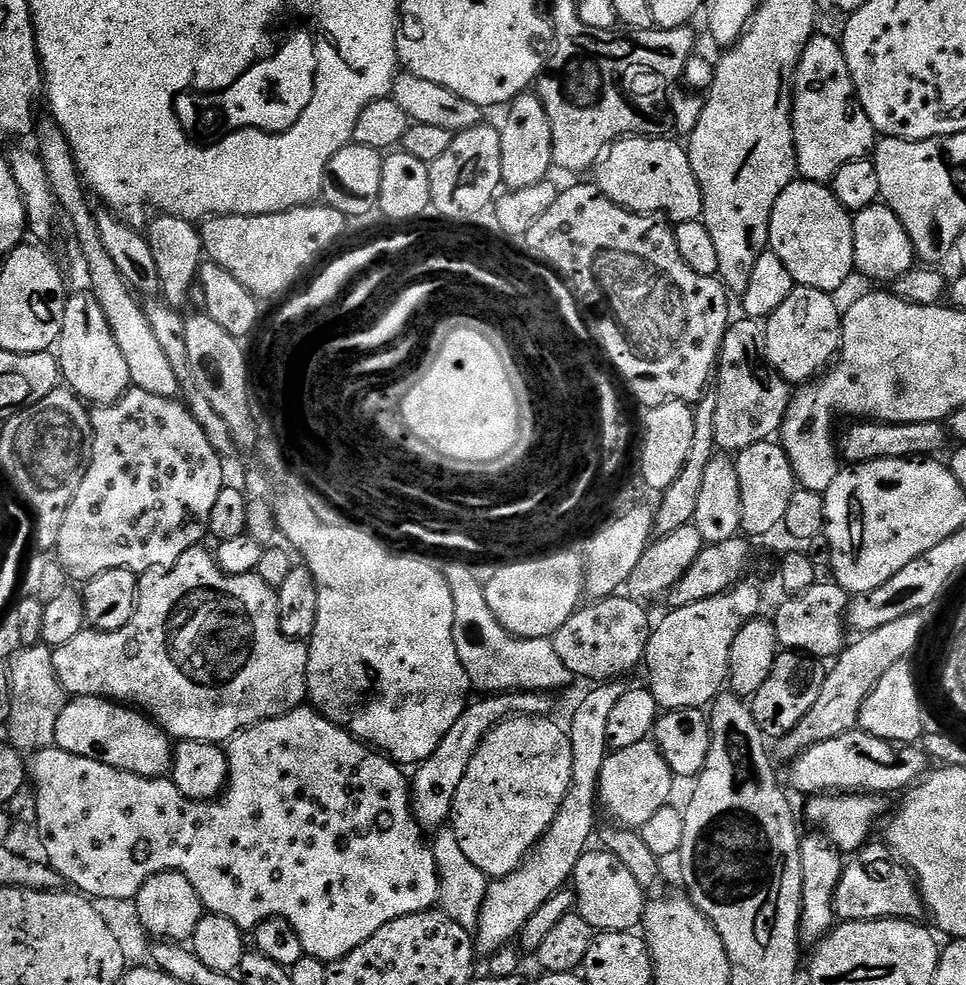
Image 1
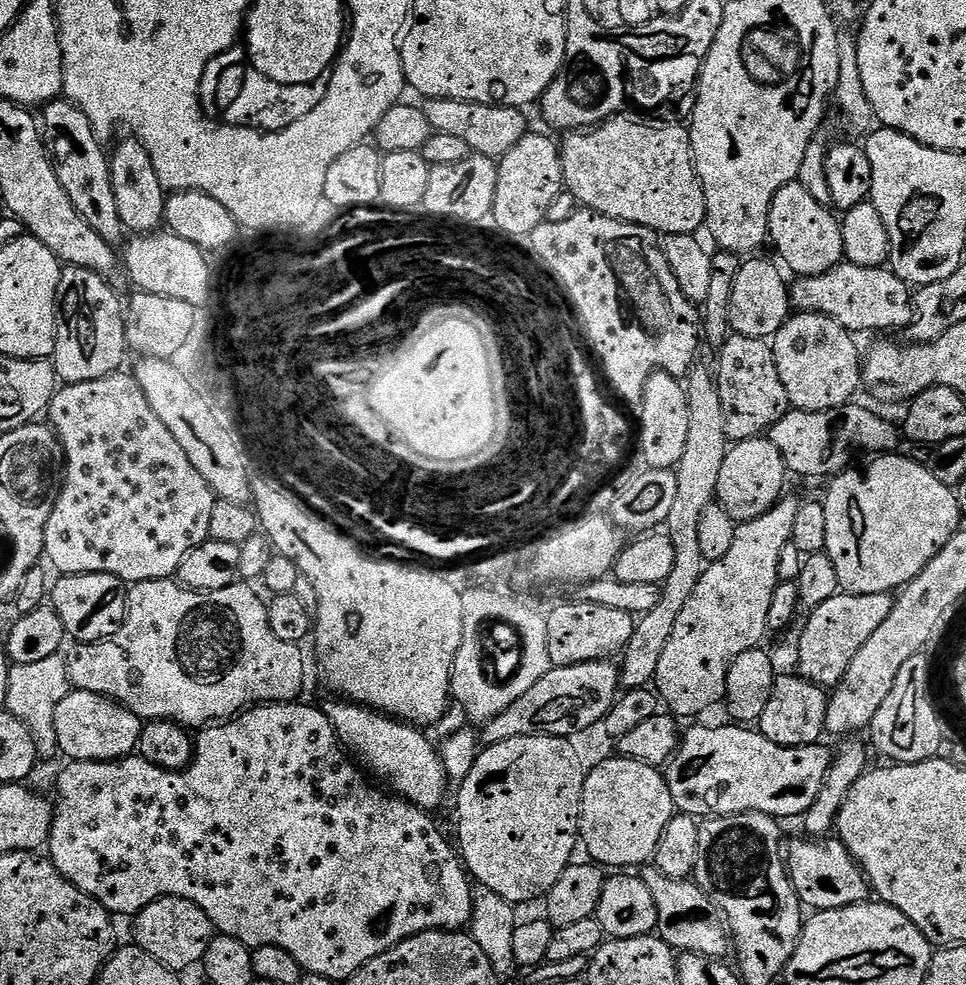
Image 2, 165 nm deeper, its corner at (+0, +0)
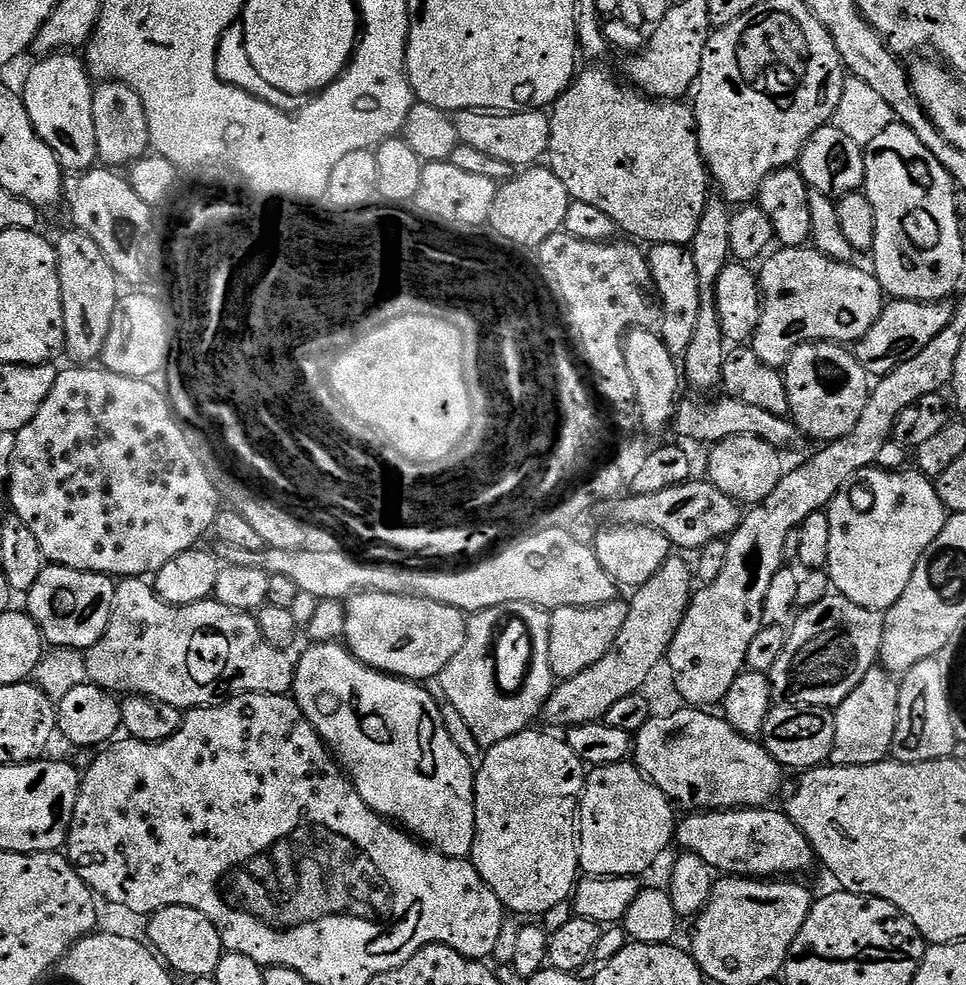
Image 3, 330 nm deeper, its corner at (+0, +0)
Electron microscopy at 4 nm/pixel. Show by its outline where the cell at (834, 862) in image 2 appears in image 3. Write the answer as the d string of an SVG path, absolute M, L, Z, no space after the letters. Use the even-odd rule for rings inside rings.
M775 807L762 808L726 808L723 812L698 812L691 814L679 821L674 833L675 843L681 844L684 852L692 852L702 862L706 862L717 873L730 876L746 876L749 878L796 878L799 872L808 872L812 864L817 863L816 851L812 843L794 826L788 817L787 811L775 812Z

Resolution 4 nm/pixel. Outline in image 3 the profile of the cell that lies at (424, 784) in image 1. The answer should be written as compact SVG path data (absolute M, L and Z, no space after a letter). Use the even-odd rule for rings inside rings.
M668 559L662 566L662 570L658 570L658 574L650 578L650 582L646 582L631 593L632 600L627 601L626 622L622 622L622 630L618 630L618 638L614 646L610 646L608 653L598 658L594 666L582 670L582 674L574 674L574 678L561 680L553 687L551 694L548 695L548 701L544 703L542 720L561 730L567 730L579 724L595 724L603 721L606 710L610 710L610 706L616 705L621 698L627 698L629 694L641 691L645 687L643 684L651 678L652 671L659 664L661 667L665 663L668 647L674 642L674 634L682 622L688 604L692 601L693 591L694 572L689 561L687 564L684 560Z

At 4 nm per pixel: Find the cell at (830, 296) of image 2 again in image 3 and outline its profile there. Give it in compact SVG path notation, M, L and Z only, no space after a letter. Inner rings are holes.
M815 246L781 247L779 251L773 251L758 268L762 303L760 321L750 346L766 366L783 369L798 344L835 342L851 345L878 322L886 293L867 267L840 264L823 256Z

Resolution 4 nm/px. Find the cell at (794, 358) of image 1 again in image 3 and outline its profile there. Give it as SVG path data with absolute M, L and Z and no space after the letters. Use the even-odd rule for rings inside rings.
M835 342L798 344L790 354L788 363L784 365L782 375L791 419L807 439L809 436L812 440L820 440L816 442L831 442L850 434L850 430L858 426L858 418L862 418L862 410L866 410L870 377L845 345Z

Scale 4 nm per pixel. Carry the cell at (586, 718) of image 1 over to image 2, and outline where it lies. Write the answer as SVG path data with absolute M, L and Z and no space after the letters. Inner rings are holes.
M693 367L686 377L690 431L686 437L686 450L674 469L678 482L678 498L674 498L674 510L670 510L666 521L667 535L674 542L674 570L670 570L670 578L664 580L658 606L637 619L634 634L630 634L630 642L623 650L624 664L619 665L619 670L620 682L625 689L646 688L655 681L662 650L666 650L666 642L670 642L670 634L674 634L674 622L678 622L682 606L686 606L690 594L694 594L694 586L698 586L698 578L702 578L706 567L698 529L708 507L717 503L718 473L722 470L730 441L726 434L726 418L722 418L722 398L713 369L700 367Z

